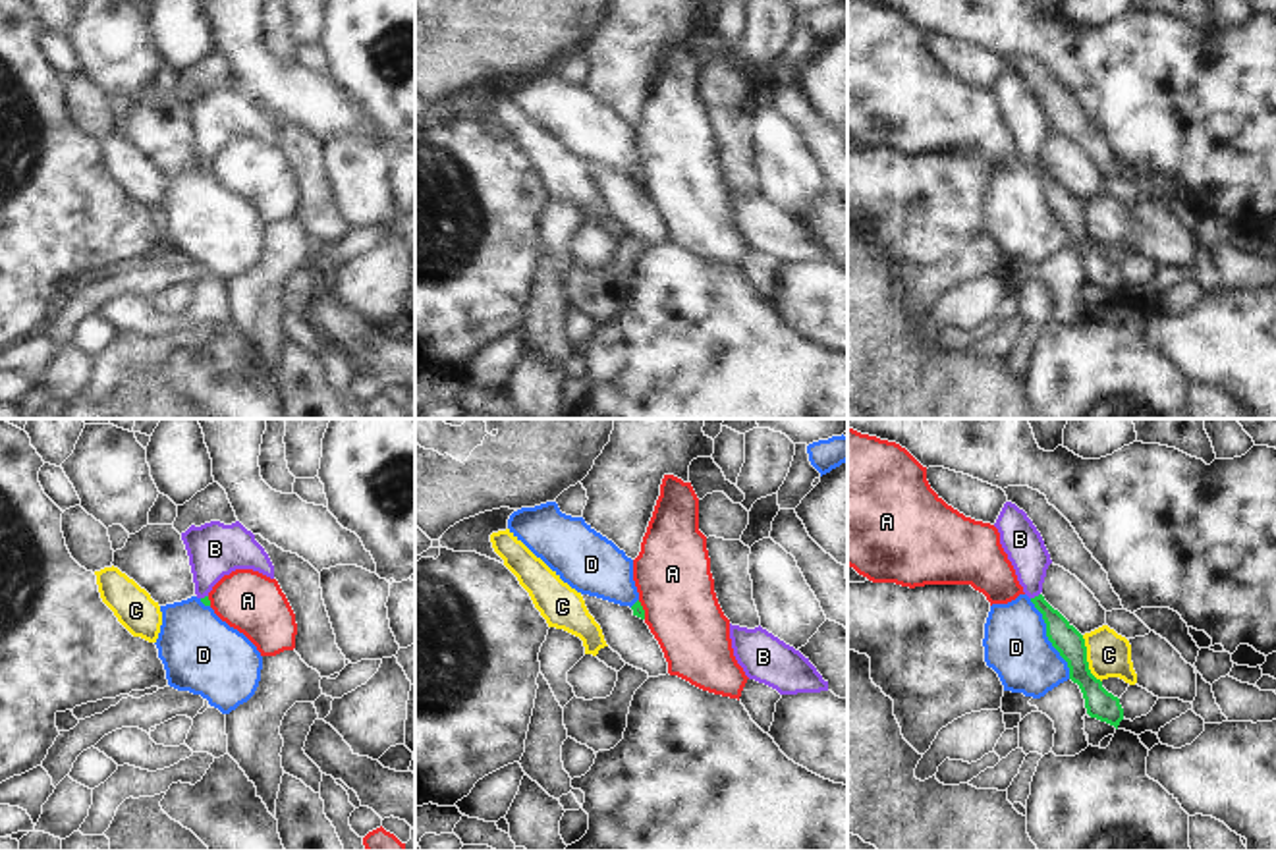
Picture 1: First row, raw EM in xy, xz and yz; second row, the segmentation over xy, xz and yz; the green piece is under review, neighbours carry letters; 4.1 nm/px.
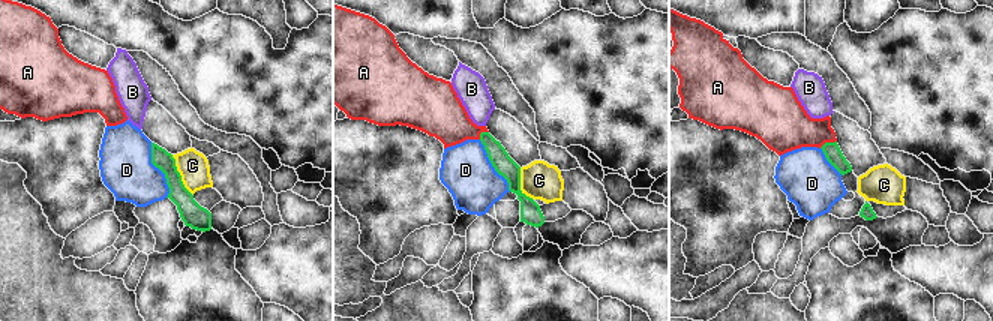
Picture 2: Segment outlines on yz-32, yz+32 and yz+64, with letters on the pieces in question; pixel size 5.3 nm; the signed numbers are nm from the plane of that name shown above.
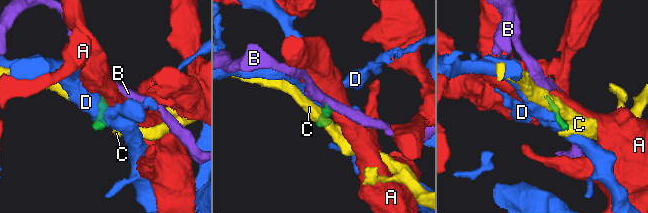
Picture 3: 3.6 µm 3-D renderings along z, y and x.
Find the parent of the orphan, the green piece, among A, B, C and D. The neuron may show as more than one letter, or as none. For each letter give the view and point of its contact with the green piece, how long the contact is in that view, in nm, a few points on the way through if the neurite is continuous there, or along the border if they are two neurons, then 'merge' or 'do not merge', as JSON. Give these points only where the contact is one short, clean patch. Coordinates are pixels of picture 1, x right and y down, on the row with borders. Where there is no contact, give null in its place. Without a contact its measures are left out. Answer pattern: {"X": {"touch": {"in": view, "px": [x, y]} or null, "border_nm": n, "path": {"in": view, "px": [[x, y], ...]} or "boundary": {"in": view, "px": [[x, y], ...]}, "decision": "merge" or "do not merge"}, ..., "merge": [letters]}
{"A": {"touch": {"in": "xz", "px": [643, 610]}, "border_nm": 90, "boundary": {"in": "xz", "px": [[638, 601], [645, 618]]}, "decision": "do not merge"}, "B": {"touch": {"in": "yz", "px": [1035, 597]}, "border_nm": 50, "path": {"in": "yz", "px": [[1066, 639], [1035, 597], [1031, 560], [1020, 539]]}, "decision": "merge"}, "C": {"touch": {"in": "yz", "px": [1085, 658]}, "border_nm": 220, "boundary": {"in": "yz", "px": [[1081, 635], [1087, 647], [1087, 668], [1101, 682]]}, "decision": "do not merge"}, "D": {"touch": {"in": "yz", "px": [1049, 639]}, "border_nm": 380, "boundary": {"in": "yz", "px": [[1029, 599], [1041, 614], [1047, 639], [1066, 662], [1070, 678]]}, "decision": "do not merge"}, "merge": ["B"]}

